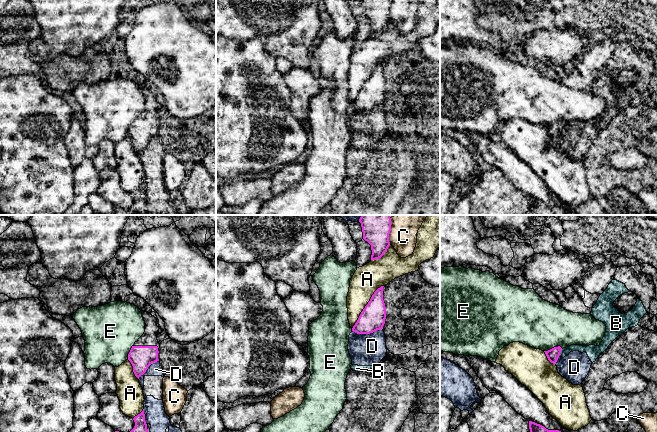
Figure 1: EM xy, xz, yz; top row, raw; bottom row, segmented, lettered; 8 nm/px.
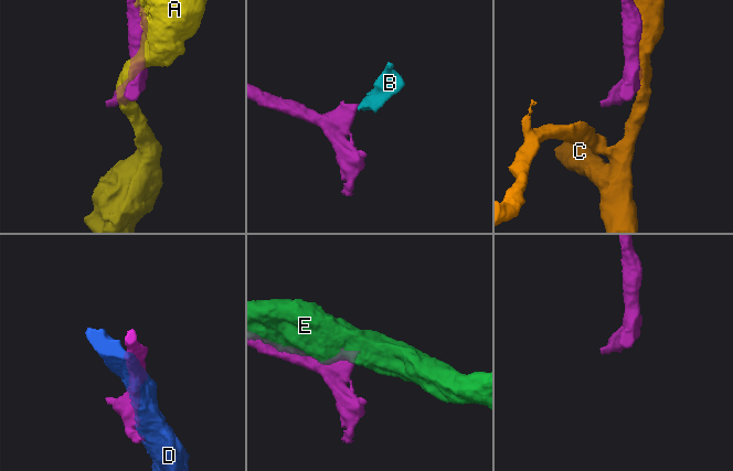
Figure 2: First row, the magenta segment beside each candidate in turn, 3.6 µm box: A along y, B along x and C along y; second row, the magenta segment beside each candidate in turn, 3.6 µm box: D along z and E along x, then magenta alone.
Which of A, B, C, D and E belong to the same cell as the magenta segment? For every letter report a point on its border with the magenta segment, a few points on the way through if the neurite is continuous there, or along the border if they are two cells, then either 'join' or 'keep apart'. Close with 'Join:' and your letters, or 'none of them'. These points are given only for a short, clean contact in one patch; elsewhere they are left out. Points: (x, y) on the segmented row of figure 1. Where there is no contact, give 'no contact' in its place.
A: xz (365, 306) | keep apart
B: yz (560, 352) | along yz (562, 349), (559, 355) | keep apart
C: xz (390, 229) | keep apart
D: xz (367, 333) | keep apart
E: xy (129, 352) | keep apart
Join: none of them

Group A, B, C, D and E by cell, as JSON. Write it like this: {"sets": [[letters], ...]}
{"sets": [["A"], ["B", "D"], ["C"], ["E"]]}

